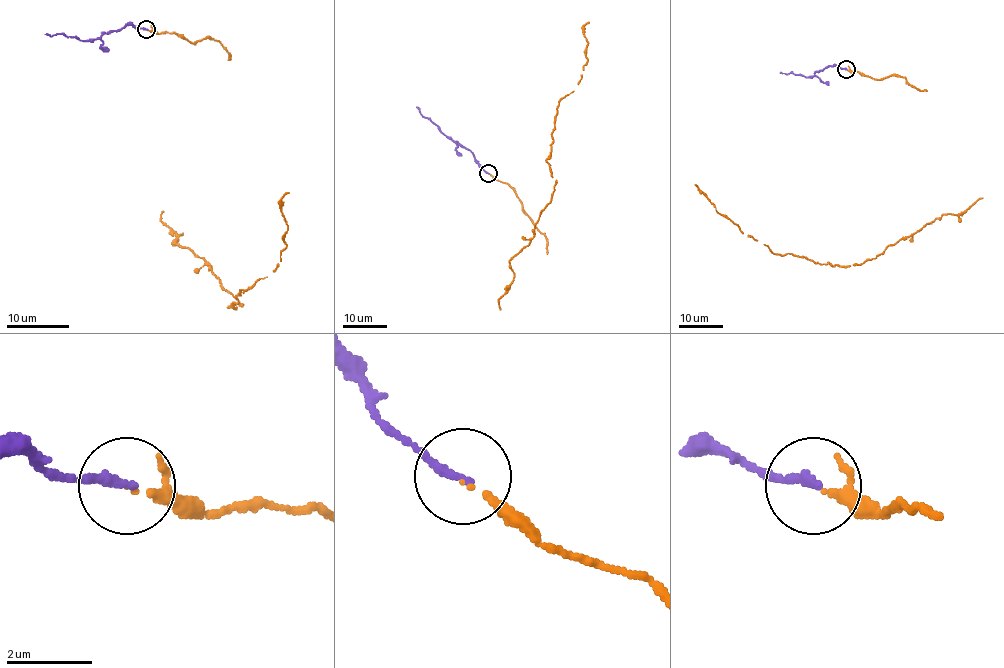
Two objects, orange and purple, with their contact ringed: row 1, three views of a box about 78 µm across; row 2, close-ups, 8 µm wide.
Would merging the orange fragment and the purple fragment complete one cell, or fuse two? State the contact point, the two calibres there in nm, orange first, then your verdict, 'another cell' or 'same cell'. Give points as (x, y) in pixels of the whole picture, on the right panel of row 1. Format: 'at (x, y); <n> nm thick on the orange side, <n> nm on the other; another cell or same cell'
at (846, 69); 90 nm thick on the orange side, 200 nm on the other; same cell

